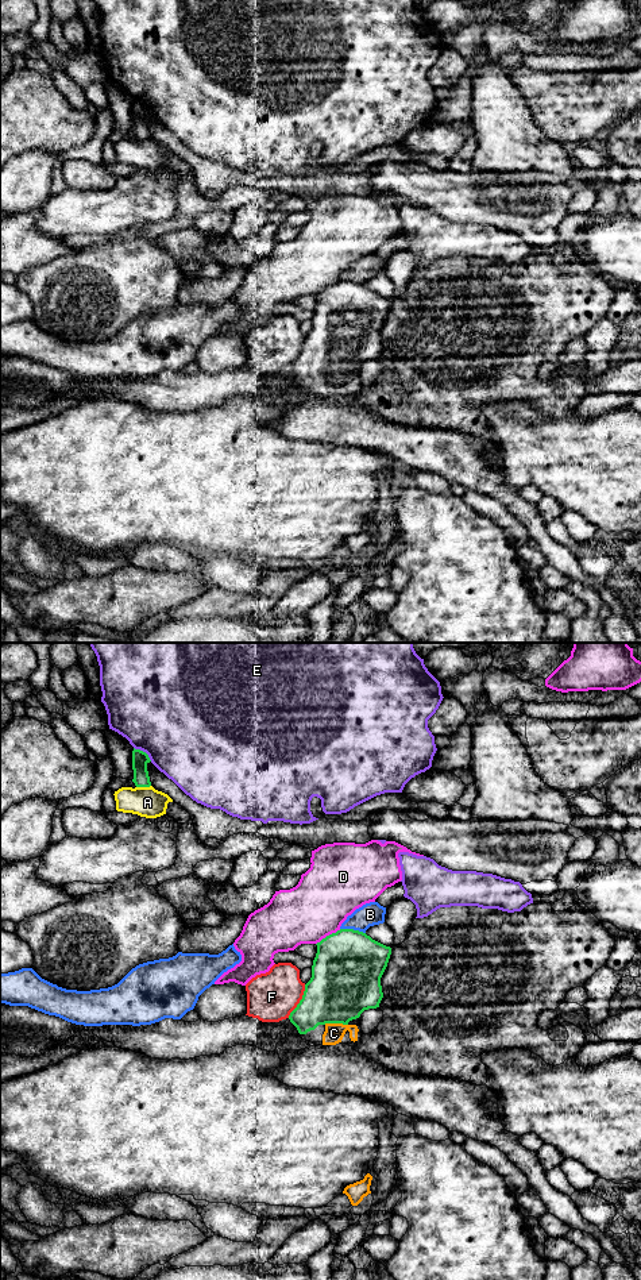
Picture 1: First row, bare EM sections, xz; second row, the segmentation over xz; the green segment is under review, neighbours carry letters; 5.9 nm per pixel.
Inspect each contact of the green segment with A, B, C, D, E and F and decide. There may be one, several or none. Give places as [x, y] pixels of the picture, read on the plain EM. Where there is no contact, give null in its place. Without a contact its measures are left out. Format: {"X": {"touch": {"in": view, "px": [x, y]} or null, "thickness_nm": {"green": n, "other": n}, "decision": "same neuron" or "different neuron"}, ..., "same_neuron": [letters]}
{"A": {"touch": {"in": "xz", "px": [143, 138]}, "thickness_nm": {"green": 100, "other": 180}, "decision": "different neuron"}, "B": {"touch": {"in": "xz", "px": [352, 281]}, "thickness_nm": {"green": 420, "other": 140}, "decision": "different neuron"}, "C": {"touch": {"in": "xz", "px": [336, 374]}, "thickness_nm": {"green": 400, "other": 120}, "decision": "same neuron"}, "D": {"touch": {"in": "xz", "px": [329, 286]}, "thickness_nm": {"green": 420, "other": 360}, "decision": "different neuron"}, "E": {"touch": {"in": "xz", "px": [142, 103]}, "thickness_nm": {"green": 100, "other": 500}, "decision": "different neuron"}, "F": {"touch": {"in": "xz", "px": [300, 353]}, "thickness_nm": {"green": 380, "other": 300}, "decision": "different neuron"}, "same_neuron": ["C"]}

